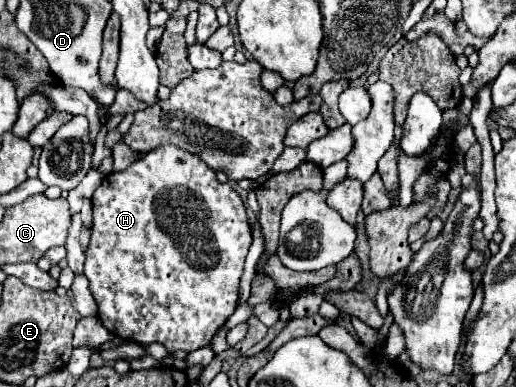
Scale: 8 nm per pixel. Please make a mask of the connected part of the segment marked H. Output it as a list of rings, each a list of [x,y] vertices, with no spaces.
[[[162,145],[128,169],[106,175],[92,195],[92,205],[94,223],[84,275],[90,281],[104,327],[126,341],[158,341],[168,351],[190,353],[206,347],[238,307],[238,283],[252,245],[252,231],[240,195],[228,183],[220,183],[198,155]]]

